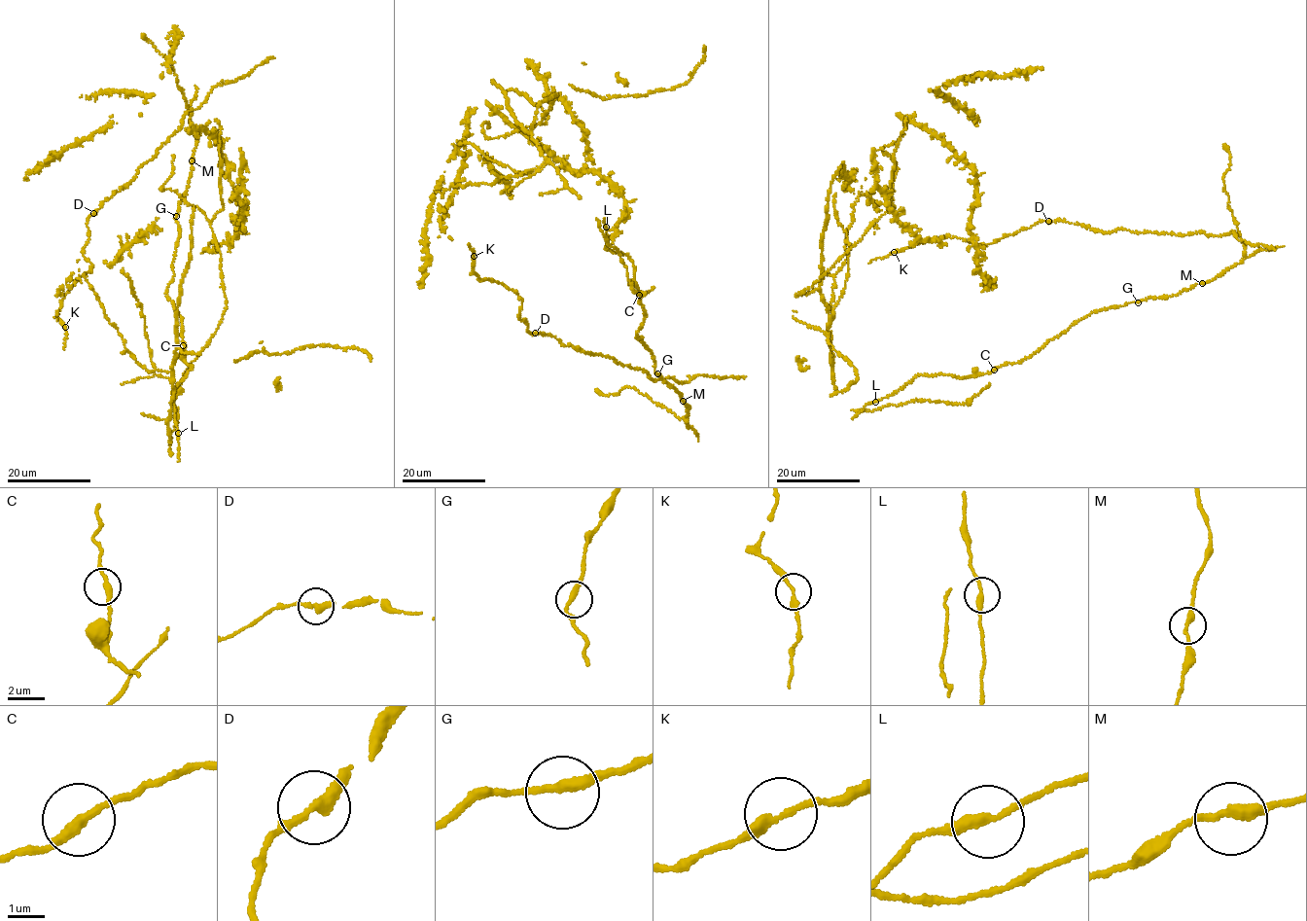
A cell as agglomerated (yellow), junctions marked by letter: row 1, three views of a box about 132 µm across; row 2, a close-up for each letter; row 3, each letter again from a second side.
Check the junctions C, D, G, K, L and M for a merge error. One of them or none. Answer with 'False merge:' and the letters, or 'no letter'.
False merge: no letter

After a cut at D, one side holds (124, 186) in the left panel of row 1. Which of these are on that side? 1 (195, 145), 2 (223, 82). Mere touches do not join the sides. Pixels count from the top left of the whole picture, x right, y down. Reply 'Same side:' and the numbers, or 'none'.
Same side: 2

